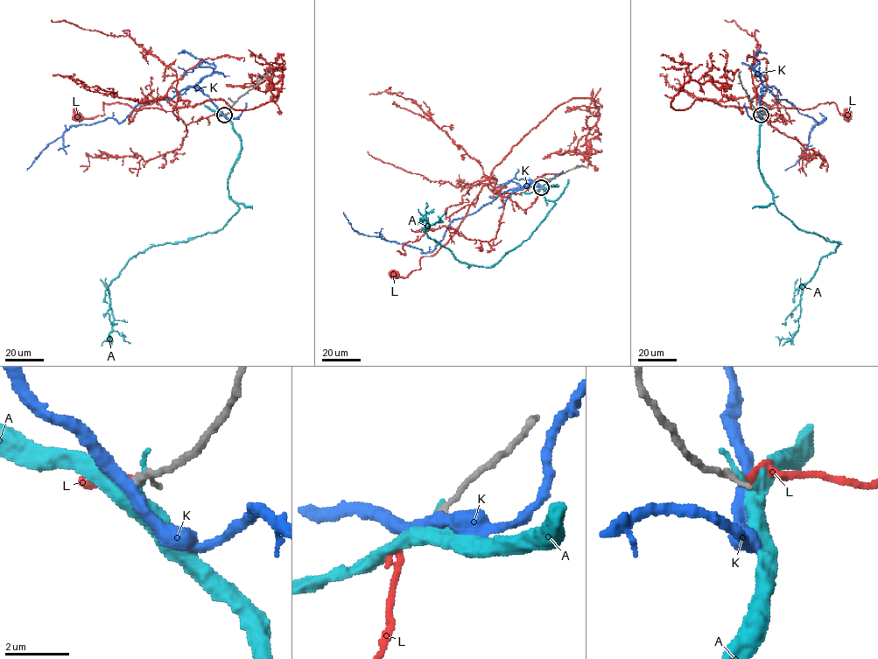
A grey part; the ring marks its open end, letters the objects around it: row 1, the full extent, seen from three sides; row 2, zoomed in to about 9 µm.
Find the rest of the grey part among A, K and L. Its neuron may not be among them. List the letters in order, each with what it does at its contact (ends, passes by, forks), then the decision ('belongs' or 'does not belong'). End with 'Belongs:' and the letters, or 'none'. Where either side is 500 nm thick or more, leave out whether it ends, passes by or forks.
A: it ends there; does not belong
K: it passes by; does not belong
L: it ends there; belongs
Belongs: L

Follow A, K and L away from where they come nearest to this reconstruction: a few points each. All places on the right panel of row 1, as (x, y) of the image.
A: (760, 115), (759, 169), (777, 210), (799, 229), (840, 243), (803, 288), (791, 339), (775, 337)
K: (761, 115), (762, 86), (816, 121), (825, 118), (810, 133), (804, 156), (785, 170)
L: (761, 115), (783, 117), (769, 124), (757, 111), (808, 109), (832, 101), (841, 115), (848, 115)

